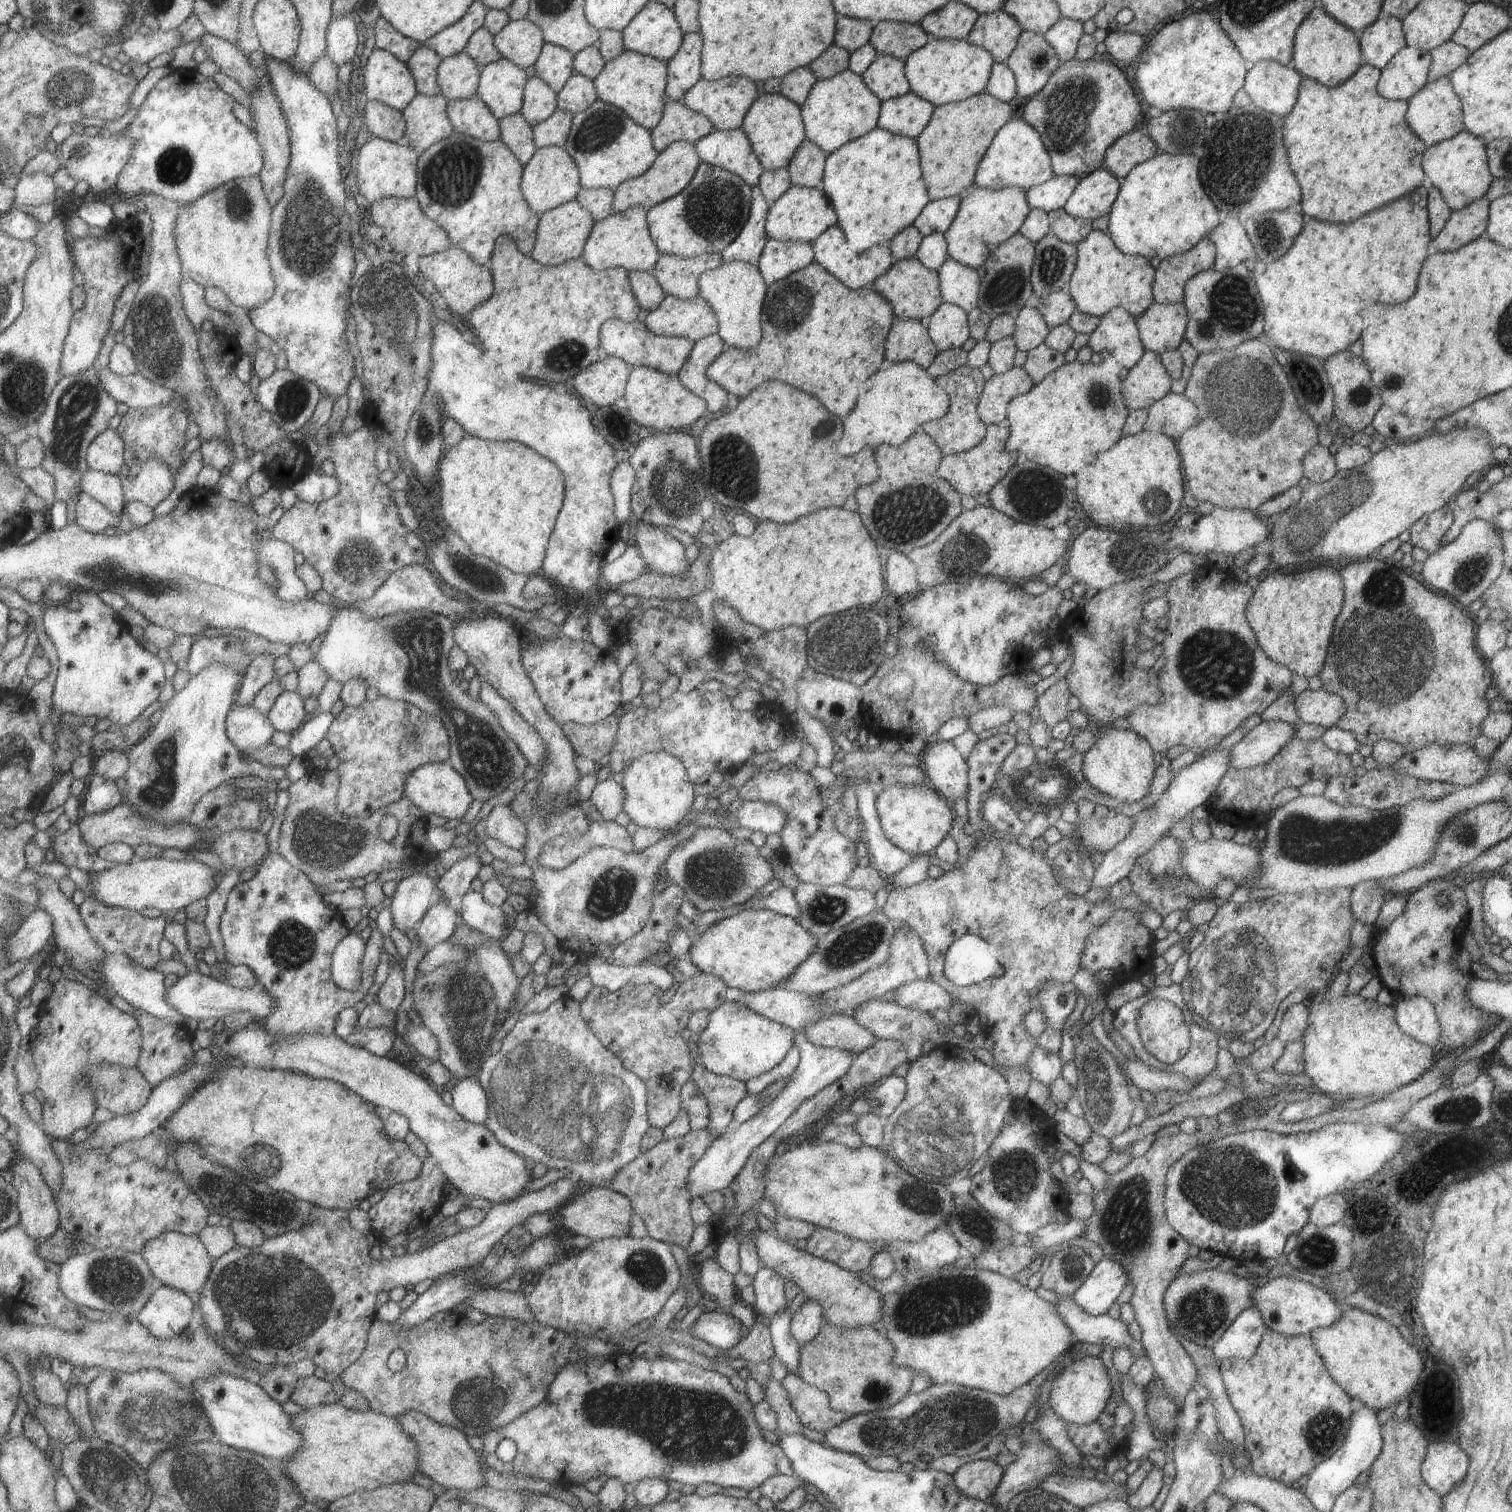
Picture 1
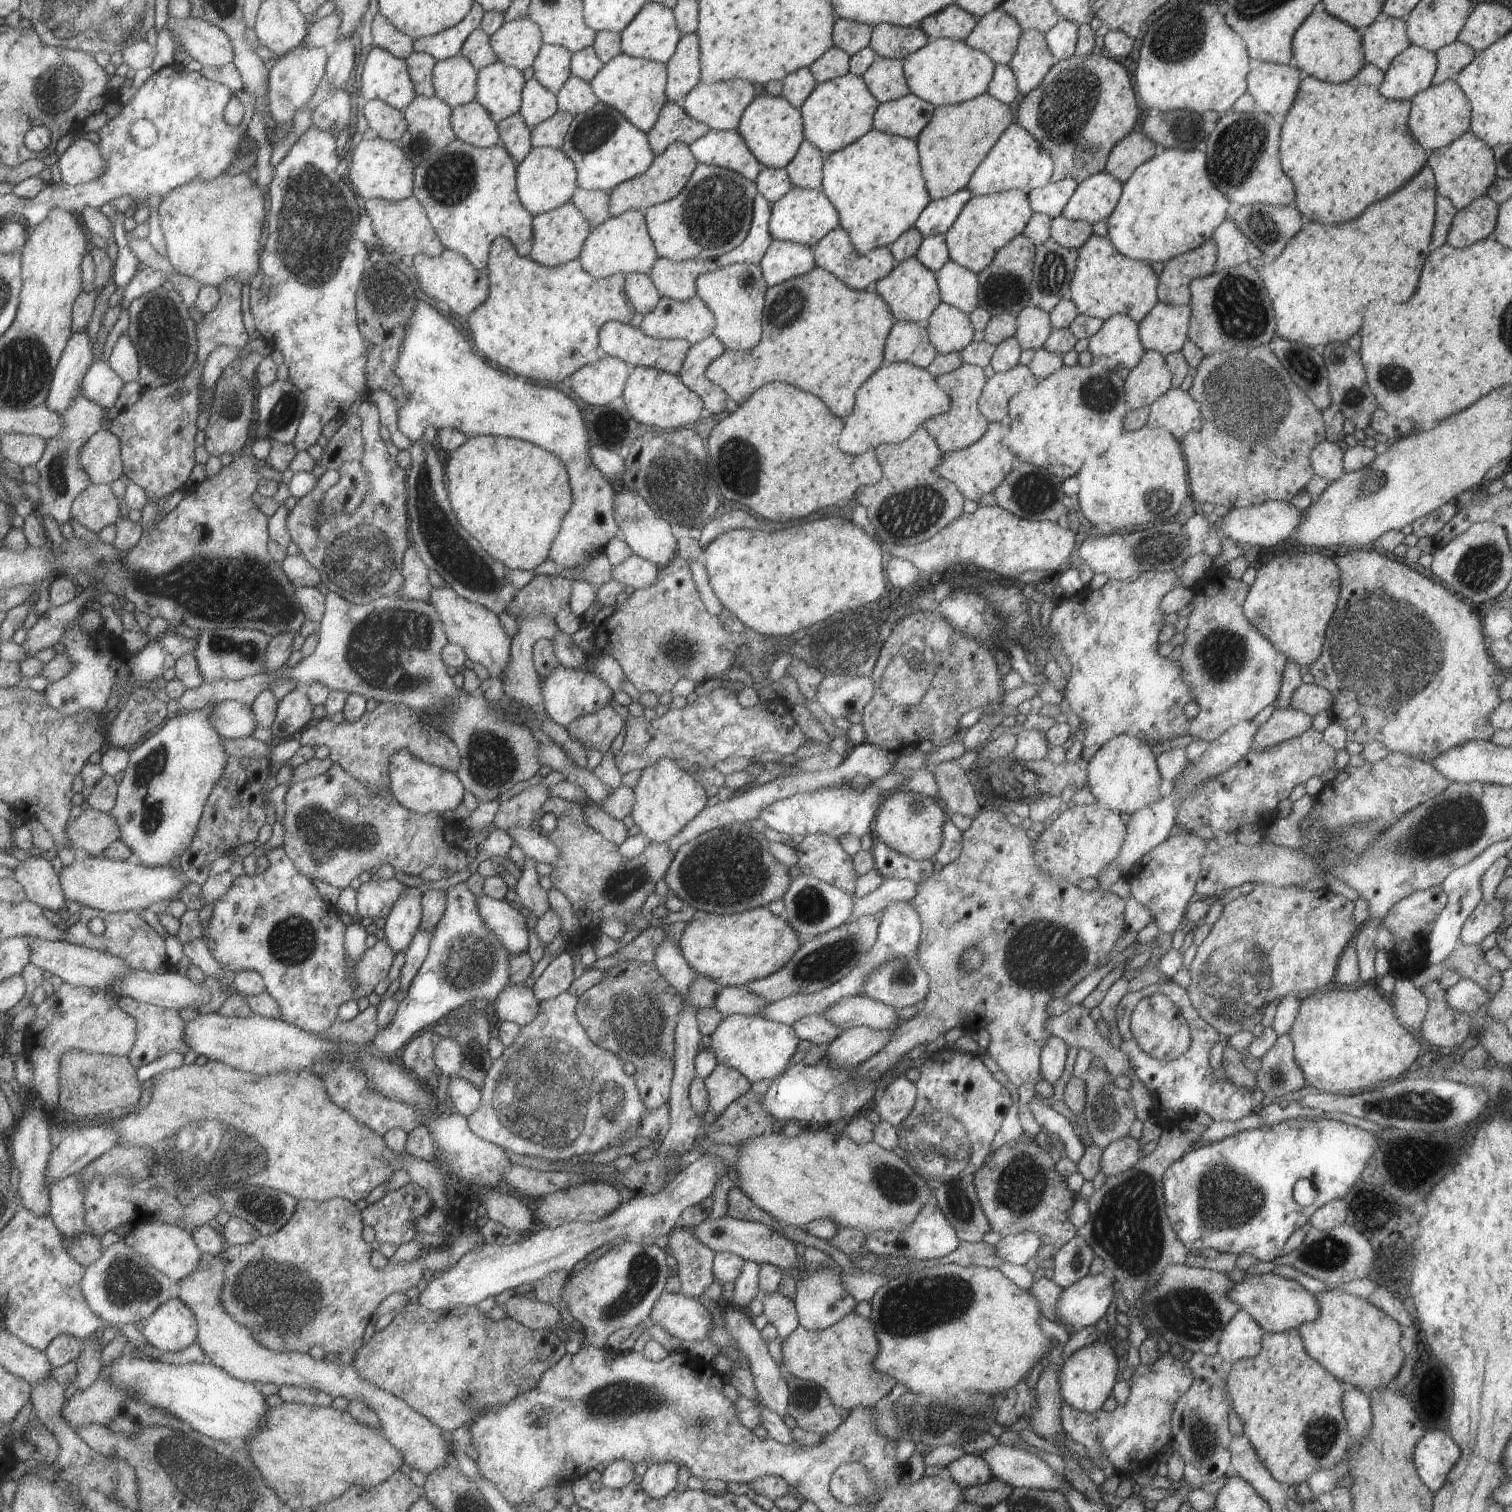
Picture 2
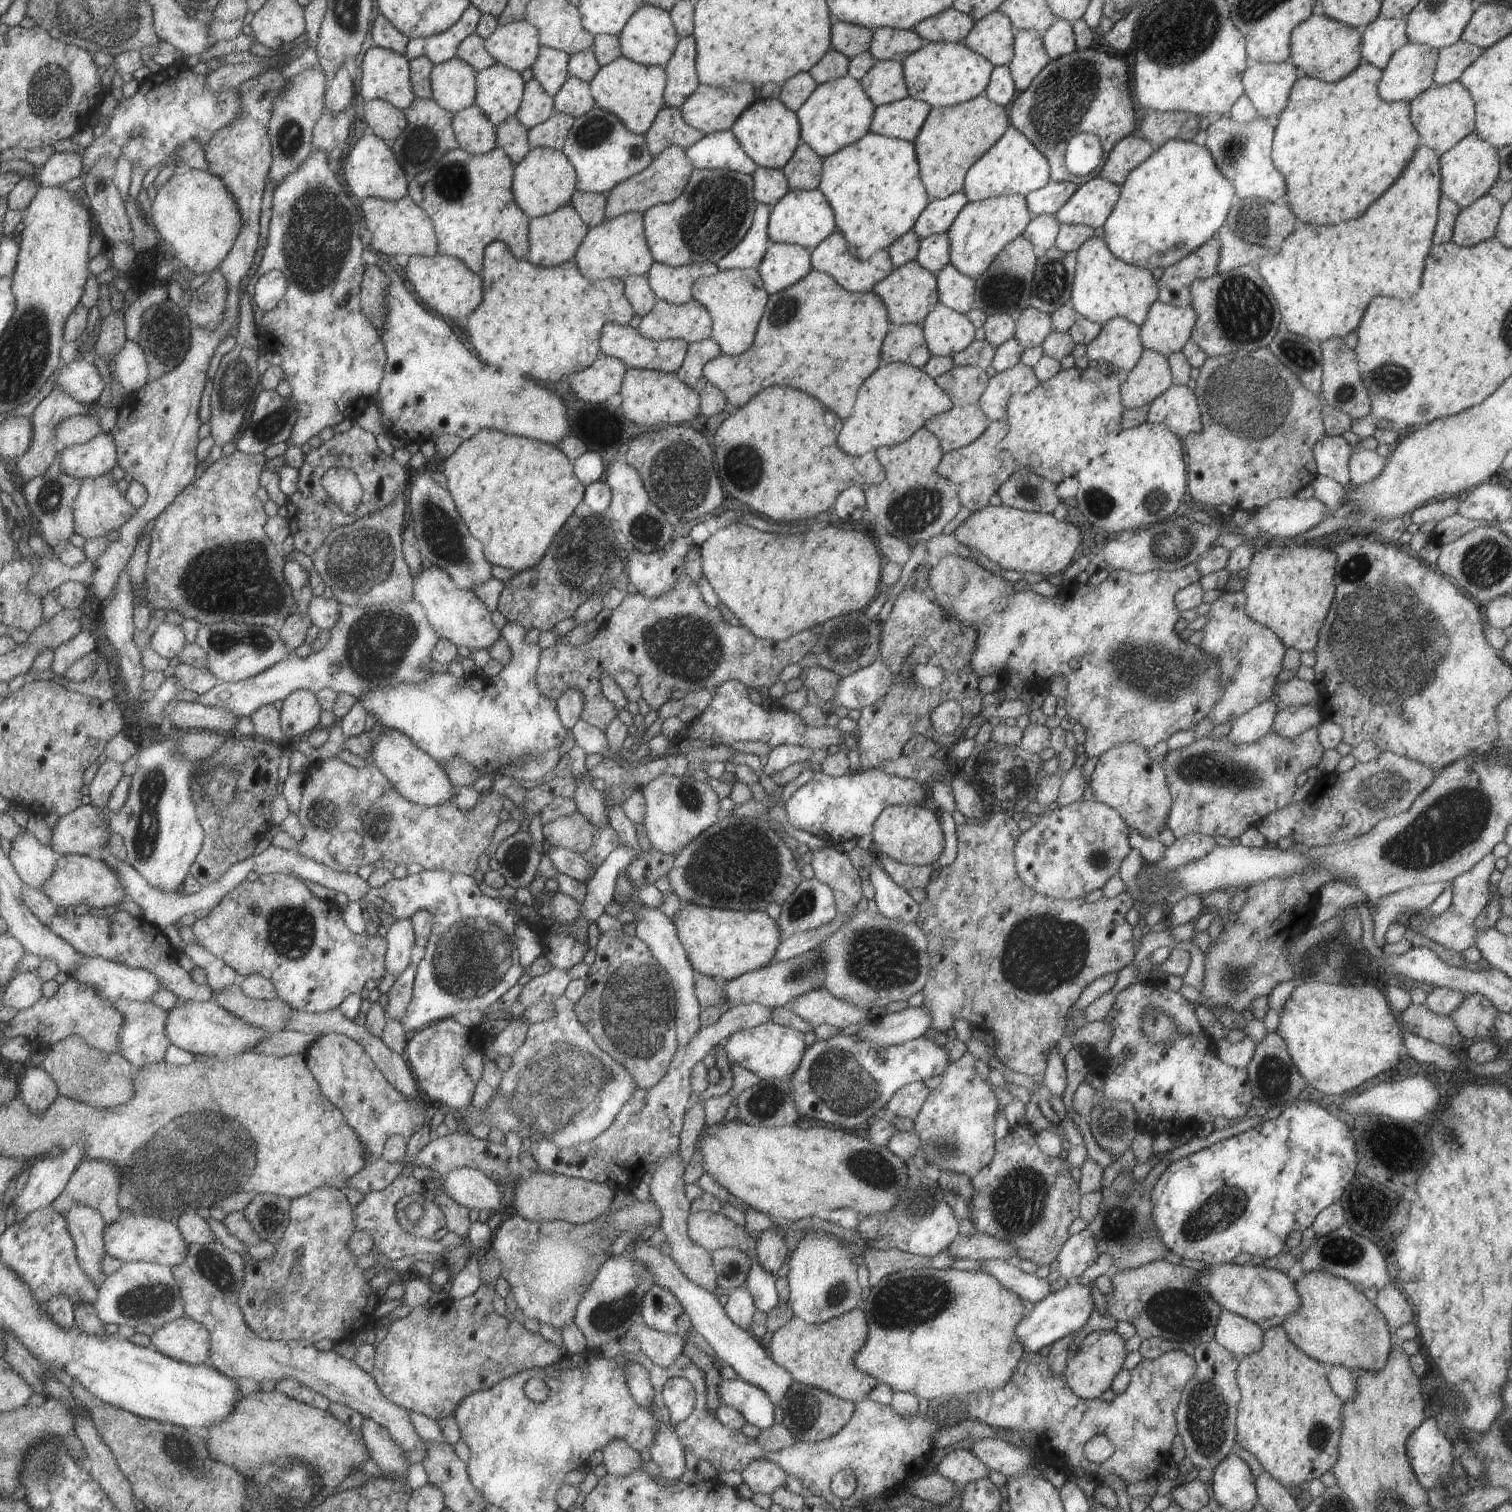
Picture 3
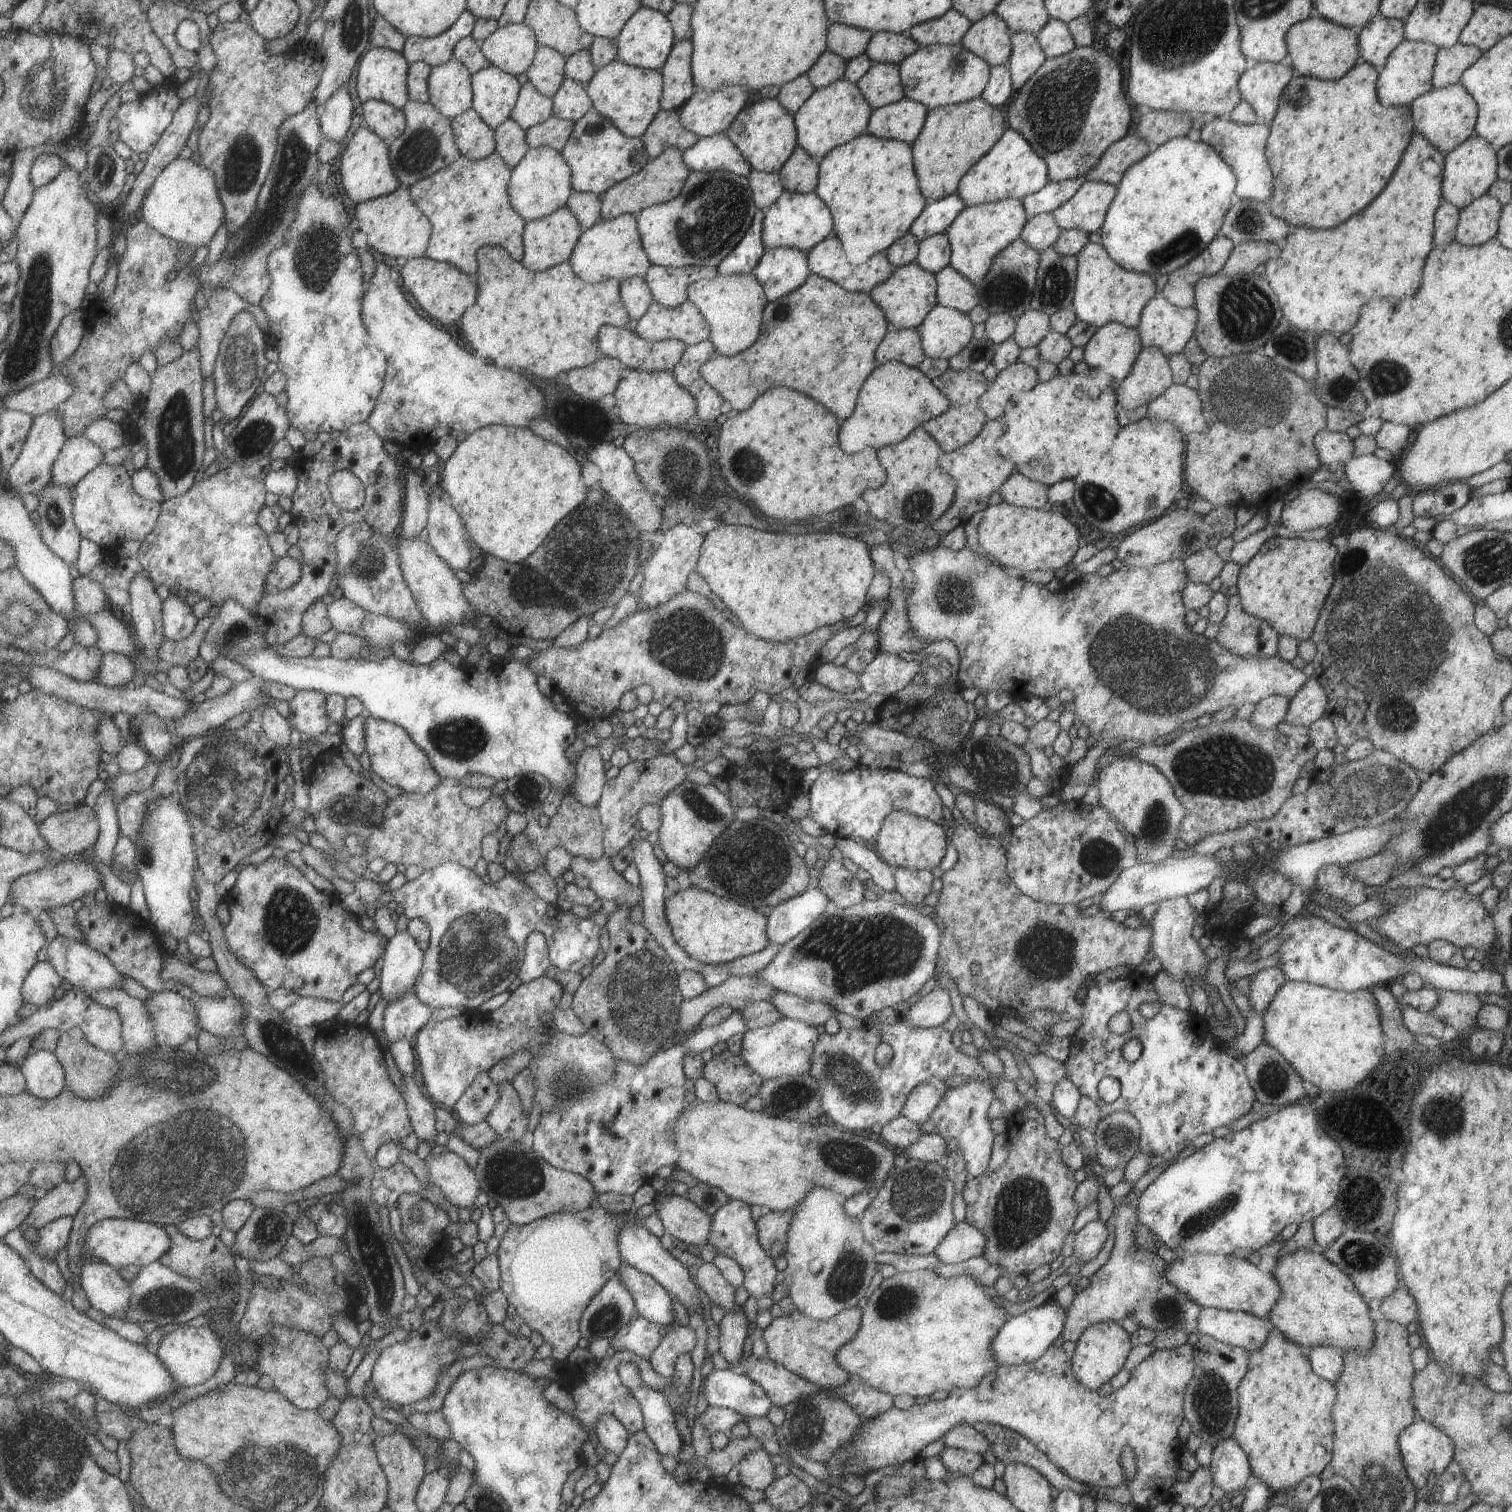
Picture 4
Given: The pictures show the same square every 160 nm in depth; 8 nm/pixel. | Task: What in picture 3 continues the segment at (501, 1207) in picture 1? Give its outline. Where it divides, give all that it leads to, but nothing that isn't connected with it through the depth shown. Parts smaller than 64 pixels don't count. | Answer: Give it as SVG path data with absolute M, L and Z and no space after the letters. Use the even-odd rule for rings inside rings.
M319 1187L313 1189L311 1192L298 1196L297 1198L290 1199L290 1205L288 1208L289 1222L287 1228L284 1230L283 1236L276 1242L274 1246L274 1252L272 1257L267 1260L257 1261L252 1259L249 1255L244 1258L244 1277L242 1282L242 1288L238 1296L238 1307L240 1308L242 1319L245 1324L258 1336L260 1339L268 1341L307 1341L308 1343L315 1344L321 1338L329 1338L333 1343L342 1340L352 1340L354 1336L361 1332L365 1327L372 1326L376 1323L376 1319L373 1317L372 1312L377 1307L379 1302L387 1299L393 1300L394 1298L401 1299L404 1293L405 1282L399 1282L395 1285L389 1284L384 1291L374 1291L369 1286L369 1281L364 1280L362 1276L362 1270L359 1266L355 1266L355 1259L357 1257L347 1248L346 1242L349 1235L353 1232L354 1227L354 1212L353 1207L349 1204L345 1198L345 1191L340 1189L334 1189L331 1187Z

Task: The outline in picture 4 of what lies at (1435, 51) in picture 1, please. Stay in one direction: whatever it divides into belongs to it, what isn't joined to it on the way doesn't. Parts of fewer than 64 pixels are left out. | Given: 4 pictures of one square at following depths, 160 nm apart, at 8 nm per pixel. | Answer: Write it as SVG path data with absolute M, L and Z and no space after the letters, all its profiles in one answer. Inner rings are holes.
M1457 41L1453 46L1438 48L1432 70L1432 88L1452 85L1460 82L1460 76L1478 60L1482 52L1473 45Z

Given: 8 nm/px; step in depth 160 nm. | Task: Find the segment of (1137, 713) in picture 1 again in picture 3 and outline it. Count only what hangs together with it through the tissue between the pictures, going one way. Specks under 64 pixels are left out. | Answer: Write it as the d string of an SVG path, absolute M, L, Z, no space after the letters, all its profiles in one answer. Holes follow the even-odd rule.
M1221 590L1221 595L1210 603L1207 612L1209 616L1208 622L1201 629L1203 637L1197 647L1204 653L1211 655L1216 660L1216 665L1220 670L1219 682L1222 688L1222 696L1218 698L1215 706L1210 708L1207 716L1213 720L1214 726L1224 722L1232 723L1250 708L1257 706L1267 697L1272 697L1272 686L1275 684L1277 674L1282 669L1282 660L1286 647L1269 627L1256 623L1245 614L1245 603L1246 596L1242 590L1236 592Z

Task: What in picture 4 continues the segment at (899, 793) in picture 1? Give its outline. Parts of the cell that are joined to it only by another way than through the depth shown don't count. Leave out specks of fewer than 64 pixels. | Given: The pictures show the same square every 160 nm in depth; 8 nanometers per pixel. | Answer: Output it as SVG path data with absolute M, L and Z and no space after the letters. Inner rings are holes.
M892 810L883 819L877 836L874 850L893 867L930 871L935 866L940 866L941 859L946 853L945 827L906 812Z

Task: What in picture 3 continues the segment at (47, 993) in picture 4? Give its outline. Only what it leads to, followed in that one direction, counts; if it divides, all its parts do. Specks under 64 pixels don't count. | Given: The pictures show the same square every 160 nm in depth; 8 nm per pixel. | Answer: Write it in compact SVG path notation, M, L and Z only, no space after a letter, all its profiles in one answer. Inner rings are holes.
M37 971L19 973L1 998L1 1004L16 1009L29 1008L43 998L43 980Z

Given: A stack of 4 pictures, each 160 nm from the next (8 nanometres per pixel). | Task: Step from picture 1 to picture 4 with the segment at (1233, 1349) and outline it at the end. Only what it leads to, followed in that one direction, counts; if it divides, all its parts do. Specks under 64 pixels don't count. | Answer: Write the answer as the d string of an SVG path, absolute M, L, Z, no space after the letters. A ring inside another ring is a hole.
M1202 1307L1196 1320L1201 1335L1212 1336L1219 1342L1244 1348L1247 1352L1258 1349L1269 1334L1267 1321L1243 1311L1224 1311Z

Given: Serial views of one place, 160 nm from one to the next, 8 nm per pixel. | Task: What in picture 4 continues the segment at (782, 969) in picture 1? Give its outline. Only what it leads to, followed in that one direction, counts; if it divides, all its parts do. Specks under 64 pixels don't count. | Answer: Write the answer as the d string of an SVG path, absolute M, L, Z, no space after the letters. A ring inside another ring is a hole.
M693 885L665 899L664 915L675 942L700 963L723 964L756 953L771 943L765 934L766 916L757 912L757 909Z

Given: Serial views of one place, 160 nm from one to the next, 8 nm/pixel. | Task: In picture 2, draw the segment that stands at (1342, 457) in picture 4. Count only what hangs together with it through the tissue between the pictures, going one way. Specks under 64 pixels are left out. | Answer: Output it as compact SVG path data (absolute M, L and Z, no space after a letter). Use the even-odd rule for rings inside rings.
M1325 440L1316 444L1310 452L1314 474L1329 483L1341 478L1345 473L1342 467L1343 453L1337 443Z

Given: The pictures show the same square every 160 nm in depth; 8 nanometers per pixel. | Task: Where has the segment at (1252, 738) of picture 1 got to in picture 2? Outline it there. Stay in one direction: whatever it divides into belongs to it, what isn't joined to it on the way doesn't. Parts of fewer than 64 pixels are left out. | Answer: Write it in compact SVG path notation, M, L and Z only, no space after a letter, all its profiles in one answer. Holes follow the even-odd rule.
M1291 706L1275 709L1269 718L1258 726L1251 750L1260 751L1278 742L1288 741L1299 736L1311 725L1312 718L1300 710Z

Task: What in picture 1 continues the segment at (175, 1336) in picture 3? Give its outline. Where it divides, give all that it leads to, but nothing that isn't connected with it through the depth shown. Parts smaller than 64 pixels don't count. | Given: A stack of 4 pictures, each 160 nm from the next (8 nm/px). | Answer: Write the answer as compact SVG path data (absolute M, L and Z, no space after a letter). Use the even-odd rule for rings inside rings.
M160 1284L150 1300L134 1315L155 1337L173 1338L195 1319L195 1300L183 1292Z

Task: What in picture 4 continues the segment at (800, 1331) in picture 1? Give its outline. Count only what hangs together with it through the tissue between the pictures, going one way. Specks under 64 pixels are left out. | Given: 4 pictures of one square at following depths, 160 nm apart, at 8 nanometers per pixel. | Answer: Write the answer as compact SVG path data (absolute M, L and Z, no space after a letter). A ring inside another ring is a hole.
M815 1187L810 1191L807 1191L806 1195L802 1196L800 1203L797 1203L797 1206L792 1210L792 1217L787 1231L786 1243L784 1246L786 1266L785 1269L782 1270L783 1280L781 1283L785 1284L787 1287L788 1296L792 1300L792 1303L796 1306L796 1310L801 1314L818 1321L827 1320L842 1310L855 1307L859 1298L865 1294L865 1290L867 1290L867 1286L869 1286L869 1282L871 1282L871 1277L876 1273L876 1262L875 1259L873 1259L875 1252L873 1247L864 1239L862 1228L860 1226L860 1218L863 1212L859 1213L857 1217L848 1216L842 1204L842 1202L839 1202L838 1196L832 1190L823 1187Z

